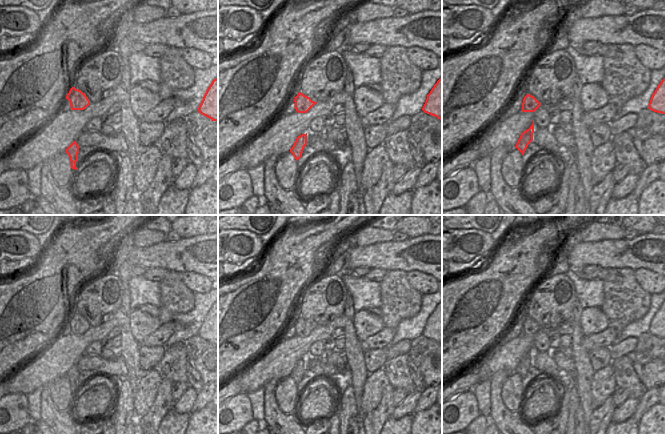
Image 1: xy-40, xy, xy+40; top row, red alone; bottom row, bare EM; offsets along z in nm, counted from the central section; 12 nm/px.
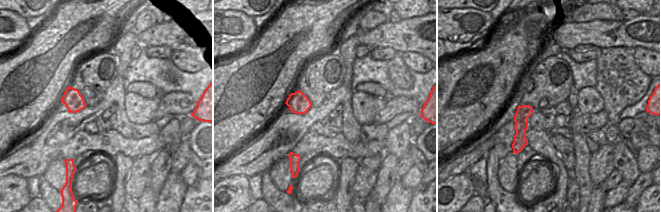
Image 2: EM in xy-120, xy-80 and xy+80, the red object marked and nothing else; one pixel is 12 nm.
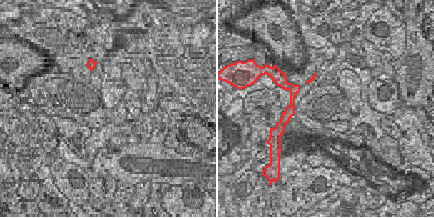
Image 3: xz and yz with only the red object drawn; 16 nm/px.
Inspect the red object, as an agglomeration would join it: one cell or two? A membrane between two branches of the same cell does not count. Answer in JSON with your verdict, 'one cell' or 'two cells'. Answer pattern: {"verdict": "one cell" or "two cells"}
{"verdict": "one cell"}

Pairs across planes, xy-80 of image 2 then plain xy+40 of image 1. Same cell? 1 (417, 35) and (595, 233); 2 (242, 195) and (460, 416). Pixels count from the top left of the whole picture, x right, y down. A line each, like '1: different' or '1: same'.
1: different
2: same

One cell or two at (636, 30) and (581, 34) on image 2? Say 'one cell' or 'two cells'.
one cell

